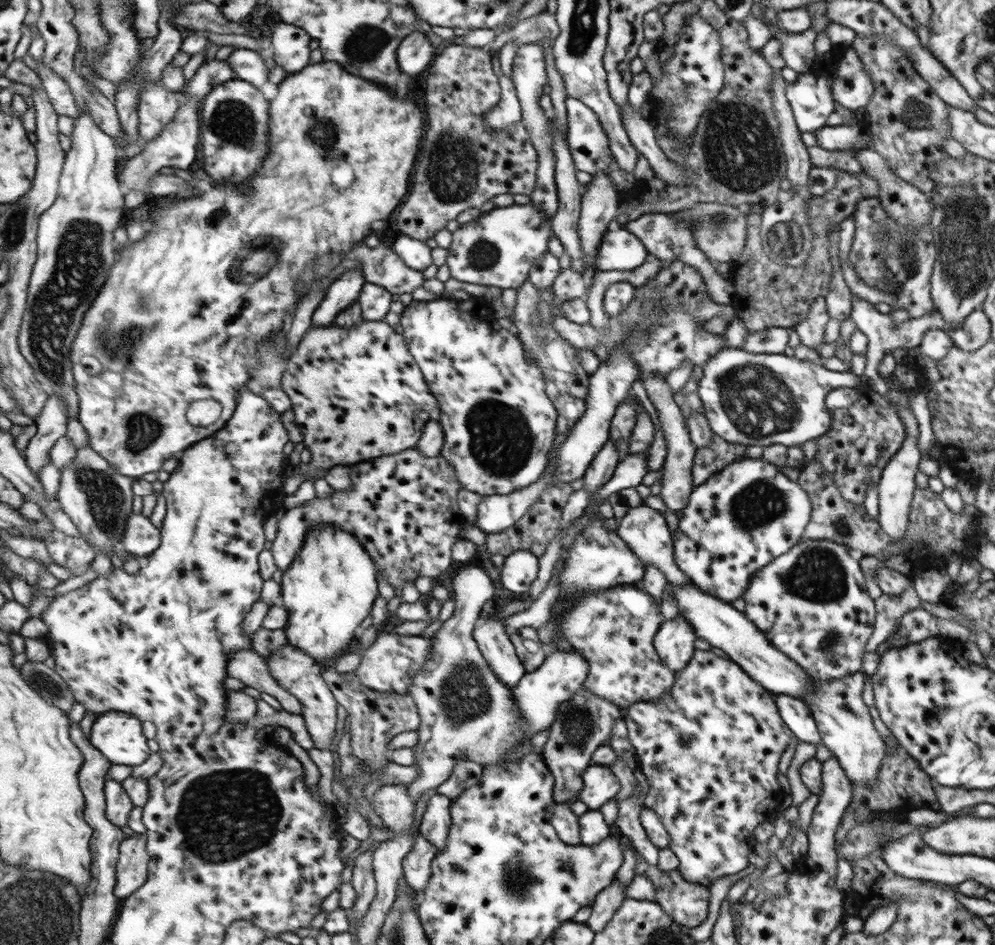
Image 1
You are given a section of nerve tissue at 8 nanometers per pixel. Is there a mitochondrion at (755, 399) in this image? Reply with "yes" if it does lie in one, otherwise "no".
yes

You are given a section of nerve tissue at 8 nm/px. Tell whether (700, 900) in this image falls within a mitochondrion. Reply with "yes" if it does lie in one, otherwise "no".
no

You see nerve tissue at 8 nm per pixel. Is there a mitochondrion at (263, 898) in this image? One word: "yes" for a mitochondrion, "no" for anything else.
no

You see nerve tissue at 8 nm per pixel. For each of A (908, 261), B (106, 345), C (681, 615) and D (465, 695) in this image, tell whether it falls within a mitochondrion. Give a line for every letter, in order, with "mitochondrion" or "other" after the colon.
A: mitochondrion
B: mitochondrion
C: other
D: mitochondrion

